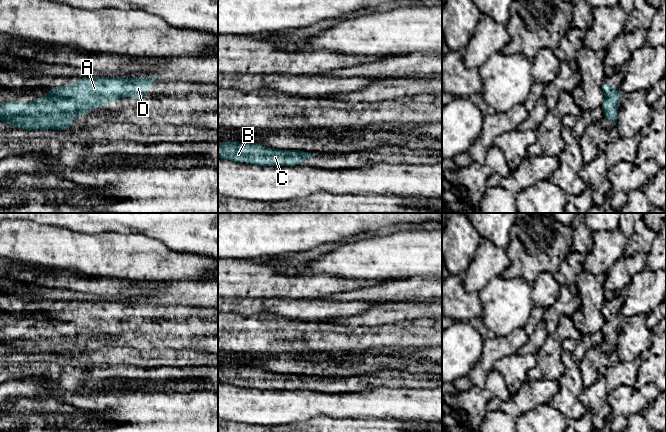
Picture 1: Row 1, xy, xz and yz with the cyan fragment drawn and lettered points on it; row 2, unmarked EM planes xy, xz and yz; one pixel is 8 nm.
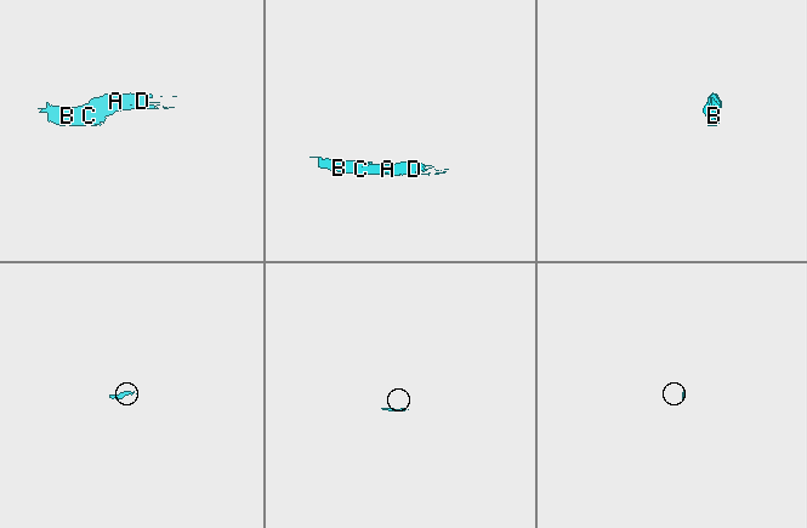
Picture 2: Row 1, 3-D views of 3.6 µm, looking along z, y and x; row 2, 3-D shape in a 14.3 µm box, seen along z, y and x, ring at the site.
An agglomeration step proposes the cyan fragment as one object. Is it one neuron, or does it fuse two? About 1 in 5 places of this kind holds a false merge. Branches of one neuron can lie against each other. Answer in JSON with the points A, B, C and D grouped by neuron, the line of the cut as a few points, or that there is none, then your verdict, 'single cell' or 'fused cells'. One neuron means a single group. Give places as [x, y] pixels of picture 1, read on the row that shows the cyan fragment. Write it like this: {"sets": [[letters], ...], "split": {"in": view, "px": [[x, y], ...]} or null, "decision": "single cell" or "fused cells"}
{"sets": [["A", "B", "C", "D"]], "split": null, "decision": "single cell"}

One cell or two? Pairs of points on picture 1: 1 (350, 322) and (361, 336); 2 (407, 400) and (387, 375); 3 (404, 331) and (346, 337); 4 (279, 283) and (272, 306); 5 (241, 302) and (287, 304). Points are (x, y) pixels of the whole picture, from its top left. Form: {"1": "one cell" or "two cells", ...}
{"1": "two cells", "2": "two cells", "3": "one cell", "4": "two cells", "5": "one cell"}

